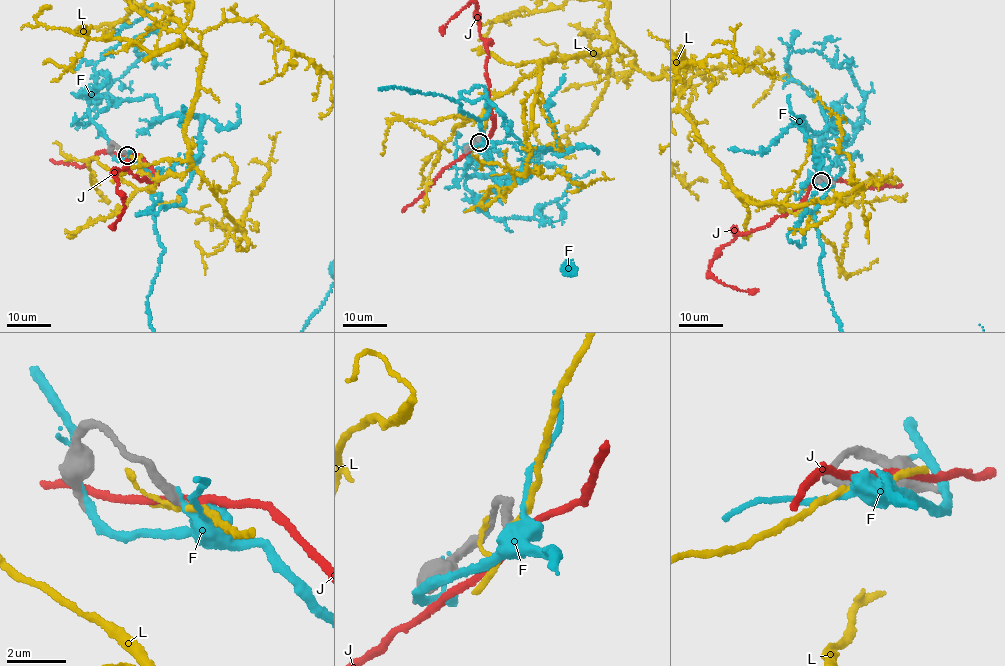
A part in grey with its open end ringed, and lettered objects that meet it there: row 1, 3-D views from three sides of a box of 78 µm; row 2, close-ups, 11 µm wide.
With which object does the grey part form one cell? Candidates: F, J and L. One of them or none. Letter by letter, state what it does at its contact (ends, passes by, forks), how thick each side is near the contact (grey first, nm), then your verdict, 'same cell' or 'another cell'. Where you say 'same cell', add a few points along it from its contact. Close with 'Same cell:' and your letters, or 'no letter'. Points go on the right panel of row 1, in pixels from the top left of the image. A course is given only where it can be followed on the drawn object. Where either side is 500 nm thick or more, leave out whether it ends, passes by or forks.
F: it ends | 360/360 nm | another cell
J: it passes by | 300/240 nm | another cell
L: it passes by | 320/200 nm | another cell
Same cell: no letter

